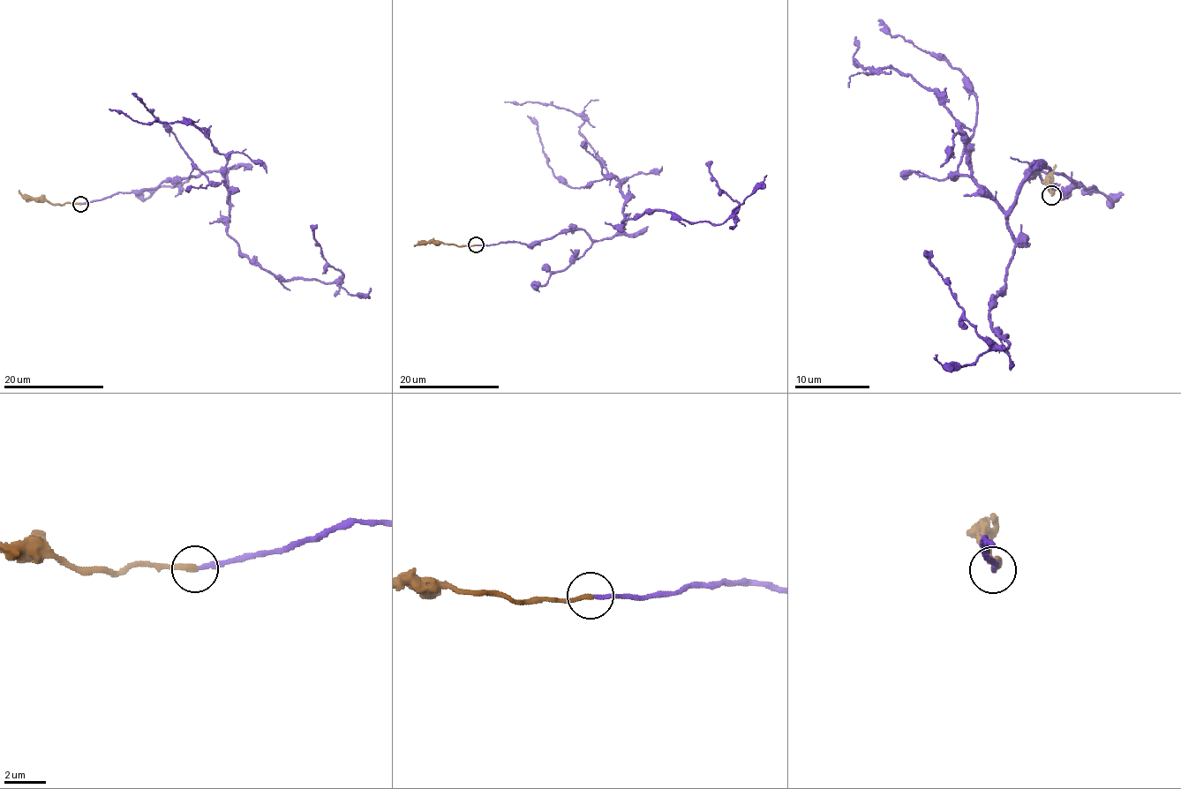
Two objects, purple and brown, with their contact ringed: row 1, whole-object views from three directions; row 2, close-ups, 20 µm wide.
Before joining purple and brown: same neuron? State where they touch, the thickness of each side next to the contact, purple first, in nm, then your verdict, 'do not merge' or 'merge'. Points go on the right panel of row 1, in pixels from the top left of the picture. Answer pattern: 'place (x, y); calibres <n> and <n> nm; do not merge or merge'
place (1051, 195); calibres 200 and 260 nm; merge

